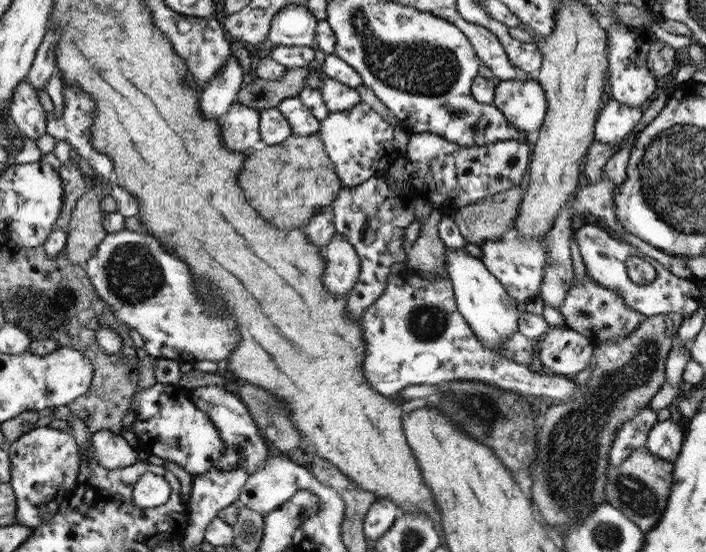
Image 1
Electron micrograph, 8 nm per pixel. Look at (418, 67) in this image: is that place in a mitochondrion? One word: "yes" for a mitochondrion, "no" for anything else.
yes

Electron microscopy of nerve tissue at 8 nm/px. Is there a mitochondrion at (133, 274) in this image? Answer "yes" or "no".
yes

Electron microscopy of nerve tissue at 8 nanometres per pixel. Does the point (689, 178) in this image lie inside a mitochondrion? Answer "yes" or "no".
yes

